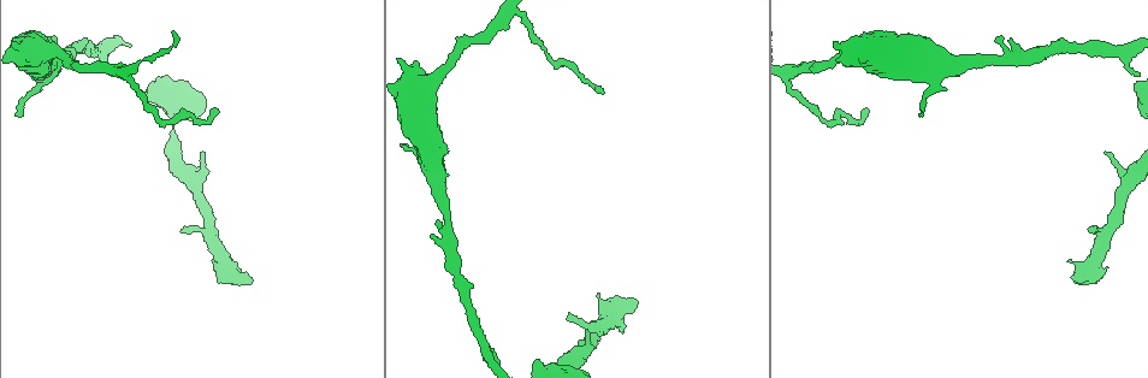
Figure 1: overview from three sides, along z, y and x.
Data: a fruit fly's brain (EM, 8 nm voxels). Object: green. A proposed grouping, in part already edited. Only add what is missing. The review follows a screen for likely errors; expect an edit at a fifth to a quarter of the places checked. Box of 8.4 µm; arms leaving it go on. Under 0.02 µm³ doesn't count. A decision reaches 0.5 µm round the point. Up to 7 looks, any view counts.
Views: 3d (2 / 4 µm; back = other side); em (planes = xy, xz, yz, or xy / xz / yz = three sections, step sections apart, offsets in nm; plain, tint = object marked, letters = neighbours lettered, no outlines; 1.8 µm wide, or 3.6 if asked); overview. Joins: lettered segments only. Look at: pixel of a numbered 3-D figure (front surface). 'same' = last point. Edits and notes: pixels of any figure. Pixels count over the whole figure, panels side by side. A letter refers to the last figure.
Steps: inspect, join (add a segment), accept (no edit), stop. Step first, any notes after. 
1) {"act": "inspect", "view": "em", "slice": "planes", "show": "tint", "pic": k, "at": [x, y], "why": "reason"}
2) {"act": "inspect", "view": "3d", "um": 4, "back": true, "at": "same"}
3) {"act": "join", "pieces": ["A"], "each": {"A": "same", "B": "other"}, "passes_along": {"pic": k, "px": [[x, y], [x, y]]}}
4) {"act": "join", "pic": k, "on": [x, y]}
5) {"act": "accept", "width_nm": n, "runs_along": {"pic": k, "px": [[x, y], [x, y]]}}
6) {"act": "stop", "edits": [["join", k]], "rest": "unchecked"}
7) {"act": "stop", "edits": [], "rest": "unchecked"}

{"act": "inspect", "view": "3d", "um": 2, "back": true, "pic": 1, "at": [637, 304], "why": "free end"}

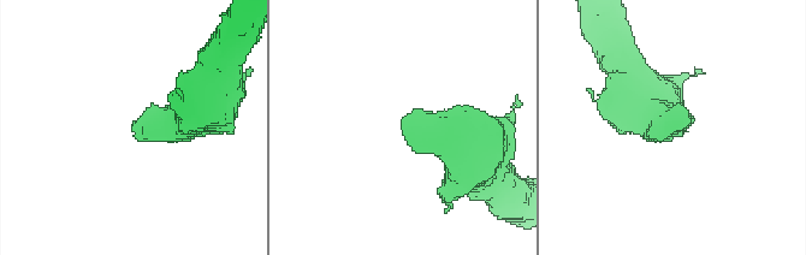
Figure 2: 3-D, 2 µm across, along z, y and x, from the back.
{"act": "inspect", "view": "em", "slice": "planes", "show": "letters", "pic": 2, "at": [678, 125]}

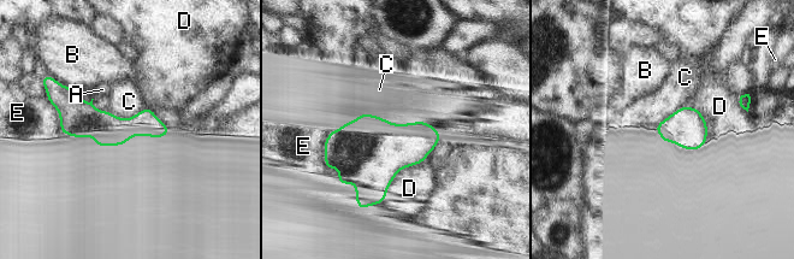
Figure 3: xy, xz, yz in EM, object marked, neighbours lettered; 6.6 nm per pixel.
{"act": "accept", "each": {"A": "other", "B": "other", "C": "other", "D": "other", "E": "other"}, "border": {"pic": 3, "px": [[146, 106], [126, 118], [107, 111]]}, "found": "no lettered segment goes on from it"}

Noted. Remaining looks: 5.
{"act": "inspect", "view": "em", "slice": "planes", "show": "letters", "pic": 1, "at": [585, 330], "why": "branch stops here"}

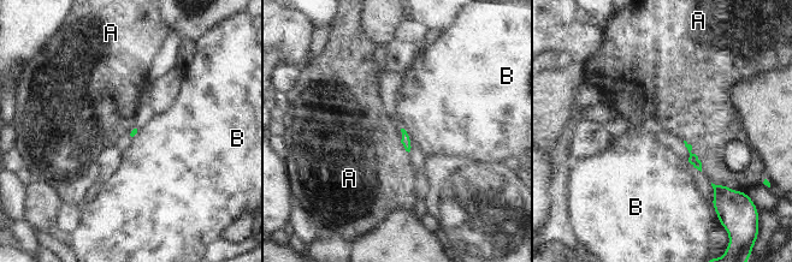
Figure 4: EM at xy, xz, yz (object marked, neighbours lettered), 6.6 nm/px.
{"act": "accept", "each": {"A": "other", "B": "other"}, "border": {"pic": 4, "px": [[402, 127], [411, 140]]}, "found": "no lettered segment goes on from it"}

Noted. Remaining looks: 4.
{"act": "inspect", "view": "em", "slice": "xz", "step": 8, "show": "letters", "pic": 1, "at": [1003, 37], "why": "an open end"}

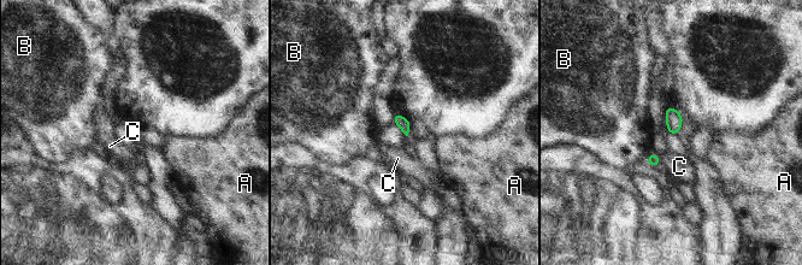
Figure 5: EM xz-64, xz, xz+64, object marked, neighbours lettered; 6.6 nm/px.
{"act": "accept", "each": {"A": "other", "B": "other", "C": "other"}, "found": "none of them fits"}

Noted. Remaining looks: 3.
{"act": "stop", "edits": [], "rest": "unchecked"}

